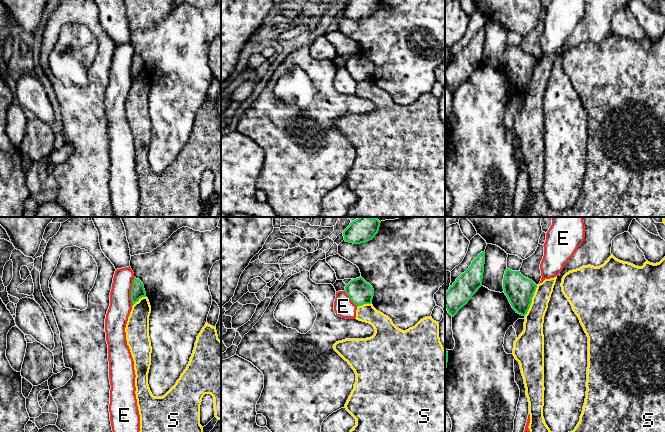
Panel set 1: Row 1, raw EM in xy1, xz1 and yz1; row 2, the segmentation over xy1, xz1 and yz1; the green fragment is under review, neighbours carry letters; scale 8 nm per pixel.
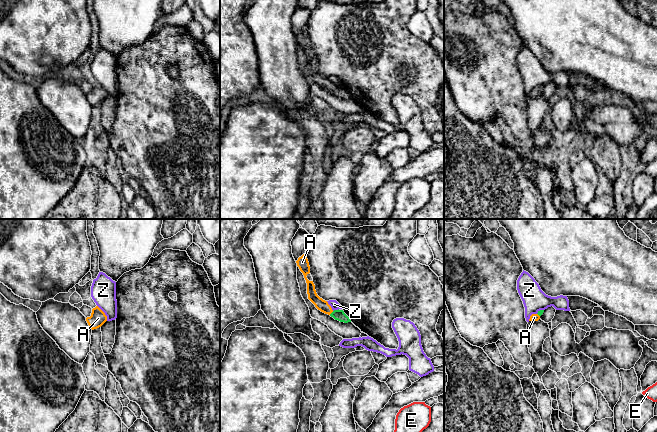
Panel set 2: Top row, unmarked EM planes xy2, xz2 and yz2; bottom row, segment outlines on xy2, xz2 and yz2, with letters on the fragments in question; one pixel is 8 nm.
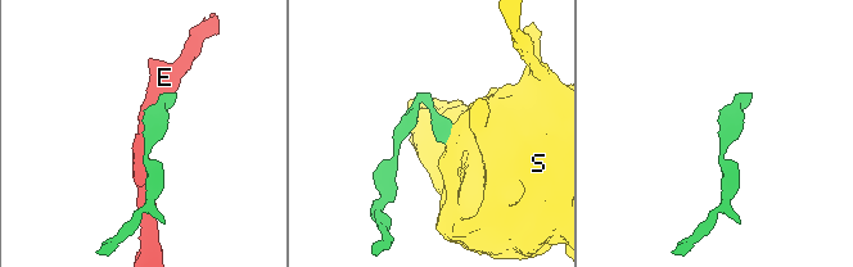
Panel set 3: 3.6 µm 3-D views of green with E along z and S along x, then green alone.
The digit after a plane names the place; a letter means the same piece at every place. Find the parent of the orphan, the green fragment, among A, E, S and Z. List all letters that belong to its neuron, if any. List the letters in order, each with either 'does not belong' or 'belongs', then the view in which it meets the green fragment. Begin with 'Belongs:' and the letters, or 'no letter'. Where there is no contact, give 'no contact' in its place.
Belongs: A
A: belongs | xz2
E: does not belong | xy1
S: does not belong | yz1
Z: does not belong | xz2

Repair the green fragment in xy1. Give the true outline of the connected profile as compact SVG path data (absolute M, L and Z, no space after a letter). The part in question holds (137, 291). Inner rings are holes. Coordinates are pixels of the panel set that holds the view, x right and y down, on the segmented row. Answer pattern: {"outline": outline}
{"outline": "M134 278L131 289L132 306L142 297L146 297L144 285L139 279Z"}

